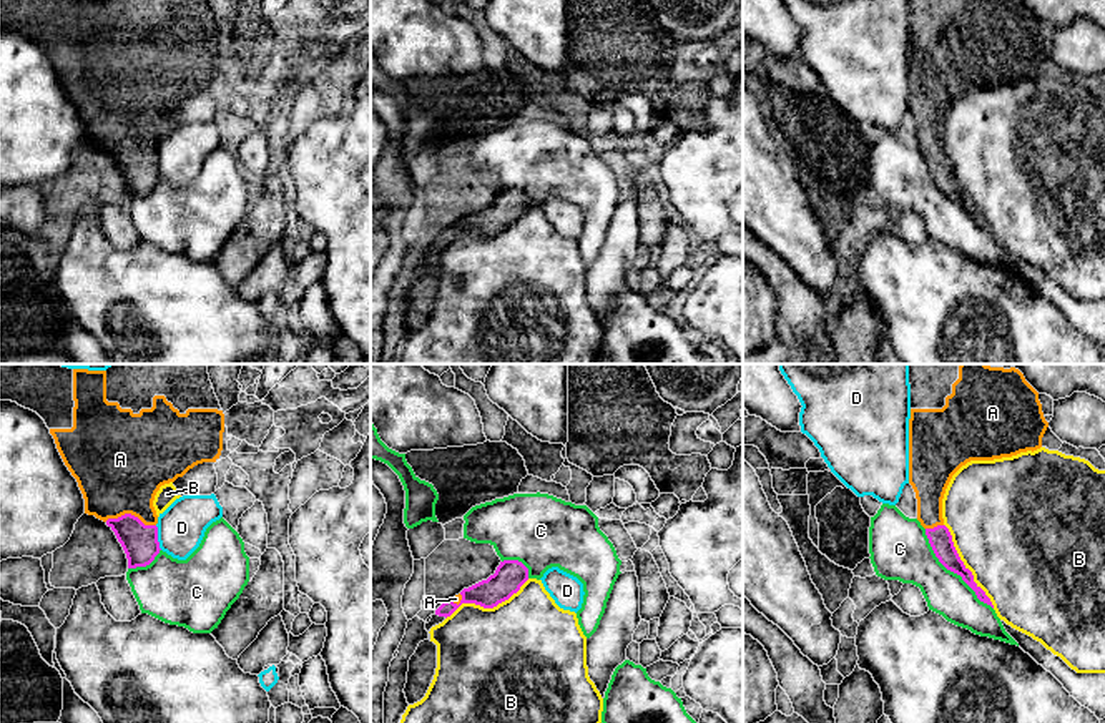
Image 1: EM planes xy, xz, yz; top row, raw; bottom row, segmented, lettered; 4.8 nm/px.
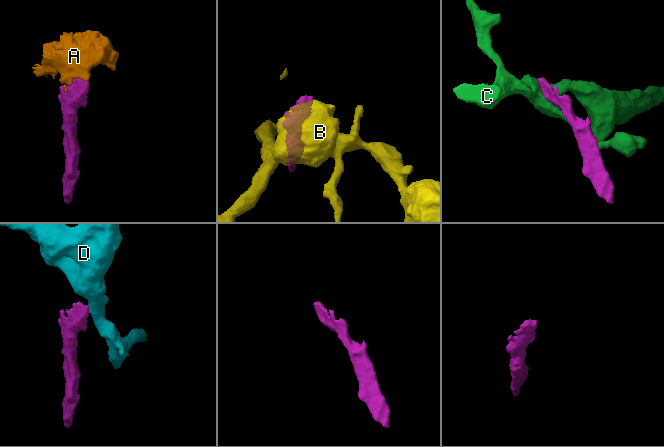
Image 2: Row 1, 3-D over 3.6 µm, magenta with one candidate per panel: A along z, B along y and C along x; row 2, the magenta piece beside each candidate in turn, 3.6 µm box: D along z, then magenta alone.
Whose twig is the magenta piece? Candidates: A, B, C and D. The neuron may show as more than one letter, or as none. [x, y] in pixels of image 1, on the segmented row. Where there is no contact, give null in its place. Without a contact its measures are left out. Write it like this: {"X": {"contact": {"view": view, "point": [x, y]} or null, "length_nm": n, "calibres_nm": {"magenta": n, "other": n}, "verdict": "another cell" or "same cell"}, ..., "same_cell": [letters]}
{"A": {"contact": {"view": "xy", "point": [130, 514]}, "length_nm": 240, "calibres_nm": {"magenta": 180, "other": 440}, "verdict": "same cell"}, "B": {"contact": {"view": "yz", "point": [964, 565]}, "length_nm": 480, "calibres_nm": {"magenta": 110, "other": 500}, "verdict": "another cell"}, "C": {"contact": {"view": "yz", "point": [952, 570]}, "length_nm": 500, "calibres_nm": {"magenta": 110, "other": 260}, "verdict": "another cell"}, "D": {"contact": {"view": "xy", "point": [157, 537]}, "length_nm": 120, "calibres_nm": {"magenta": 180, "other": 220}, "verdict": "another cell"}, "same_cell": ["A"]}

